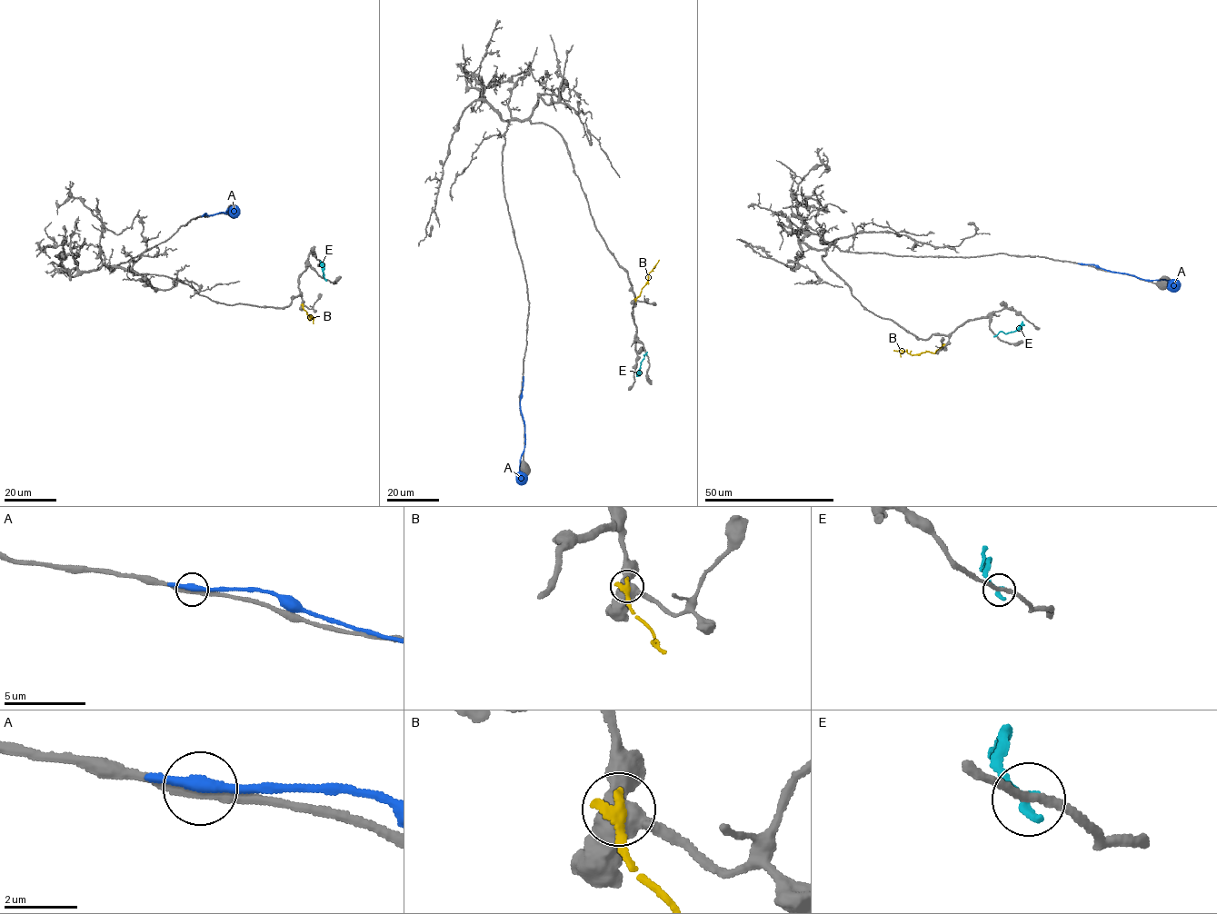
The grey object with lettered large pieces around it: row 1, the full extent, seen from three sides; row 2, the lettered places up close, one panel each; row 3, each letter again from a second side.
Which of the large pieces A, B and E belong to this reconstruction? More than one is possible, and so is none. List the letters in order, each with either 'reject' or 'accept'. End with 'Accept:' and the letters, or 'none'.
A: reject
B: reject
E: reject
Accept: none

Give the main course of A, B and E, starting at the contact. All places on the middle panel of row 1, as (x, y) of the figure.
A: (523, 380), (520, 408), (525, 443), (519, 471), (524, 479), (522, 484)
B: (635, 300), (659, 260)
E: (646, 354), (637, 373)

